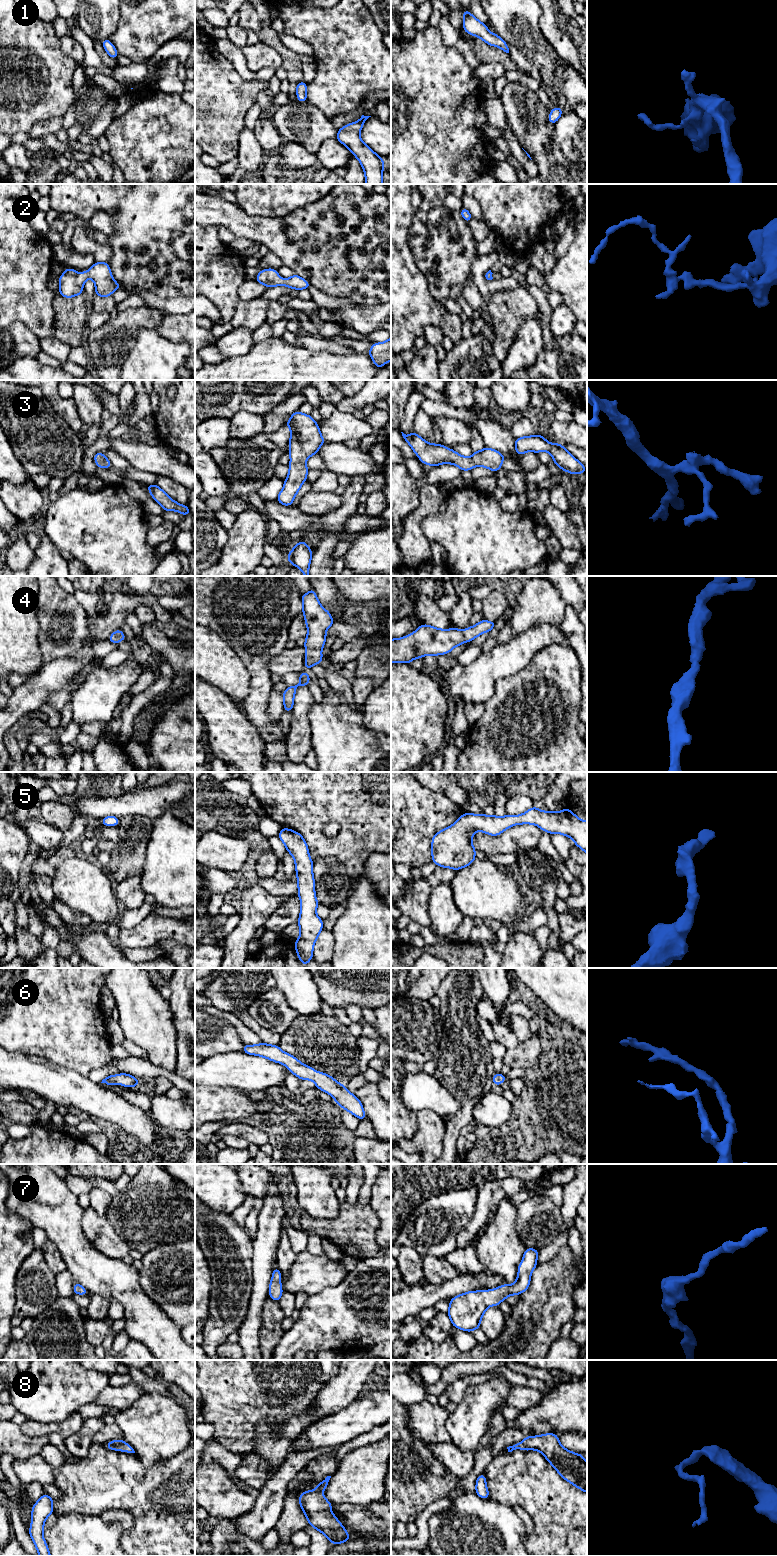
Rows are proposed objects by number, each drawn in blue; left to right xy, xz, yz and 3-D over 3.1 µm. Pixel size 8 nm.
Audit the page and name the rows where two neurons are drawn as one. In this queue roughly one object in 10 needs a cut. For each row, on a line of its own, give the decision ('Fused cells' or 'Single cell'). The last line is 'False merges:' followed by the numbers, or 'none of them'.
1: Single cell
2: Single cell
3: Single cell
4: Single cell
5: Single cell
6: Single cell
7: Single cell
8: Single cell
False merges: none of them

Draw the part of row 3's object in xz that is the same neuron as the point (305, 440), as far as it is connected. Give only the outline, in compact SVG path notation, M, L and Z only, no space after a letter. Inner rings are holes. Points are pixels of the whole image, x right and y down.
M299 410L291 414L285 424L290 428L289 451L291 463L289 474L284 480L284 486L277 496L277 501L285 506L291 506L302 484L307 480L307 459L318 454L321 445L326 442L322 437L318 423Z

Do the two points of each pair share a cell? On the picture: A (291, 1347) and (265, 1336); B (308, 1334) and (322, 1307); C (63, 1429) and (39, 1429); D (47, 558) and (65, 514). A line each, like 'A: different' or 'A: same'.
A: different
B: same
C: same
D: different

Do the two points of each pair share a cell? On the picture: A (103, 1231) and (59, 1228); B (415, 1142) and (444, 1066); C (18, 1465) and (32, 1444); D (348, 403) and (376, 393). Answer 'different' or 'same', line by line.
A: different
B: different
C: different
D: same

